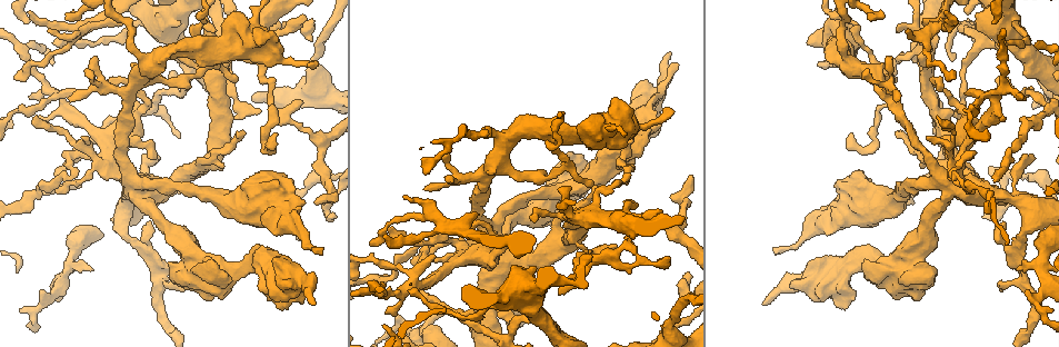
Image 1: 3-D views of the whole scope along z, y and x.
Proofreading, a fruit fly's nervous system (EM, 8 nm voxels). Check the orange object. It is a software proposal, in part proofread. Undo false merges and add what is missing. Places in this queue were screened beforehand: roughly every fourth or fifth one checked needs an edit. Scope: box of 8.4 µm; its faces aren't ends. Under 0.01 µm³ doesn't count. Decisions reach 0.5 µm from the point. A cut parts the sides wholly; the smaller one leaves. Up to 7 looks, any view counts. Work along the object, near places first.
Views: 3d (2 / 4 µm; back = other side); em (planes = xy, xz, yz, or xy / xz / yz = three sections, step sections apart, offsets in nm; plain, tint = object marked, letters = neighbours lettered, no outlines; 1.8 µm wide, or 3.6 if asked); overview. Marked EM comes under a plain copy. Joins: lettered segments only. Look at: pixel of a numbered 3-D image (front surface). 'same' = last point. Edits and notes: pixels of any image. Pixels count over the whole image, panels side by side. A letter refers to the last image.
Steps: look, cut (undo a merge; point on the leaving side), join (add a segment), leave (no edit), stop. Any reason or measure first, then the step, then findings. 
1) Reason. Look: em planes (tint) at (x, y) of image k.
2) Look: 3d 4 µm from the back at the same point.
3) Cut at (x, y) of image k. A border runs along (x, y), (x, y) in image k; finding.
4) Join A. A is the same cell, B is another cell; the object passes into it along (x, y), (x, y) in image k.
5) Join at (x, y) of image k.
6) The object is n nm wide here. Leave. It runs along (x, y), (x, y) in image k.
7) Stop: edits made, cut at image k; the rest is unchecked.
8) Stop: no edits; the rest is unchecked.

Tapers out. Look: em xy step 16 (letters) at (148, 222) of image 1.

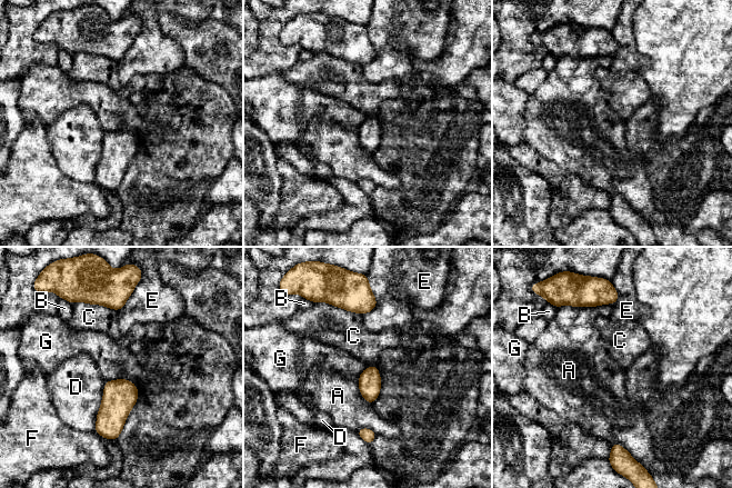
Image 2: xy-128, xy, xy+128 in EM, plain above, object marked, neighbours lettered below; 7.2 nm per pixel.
Leave. A, B, C, D, E, F and G are other cells; a border runs along (107, 380), (128, 379), (137, 388) in image 2; none of them fits.

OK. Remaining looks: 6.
Sharp bend. Look: em planes (letters) at (81, 180) of image 1.

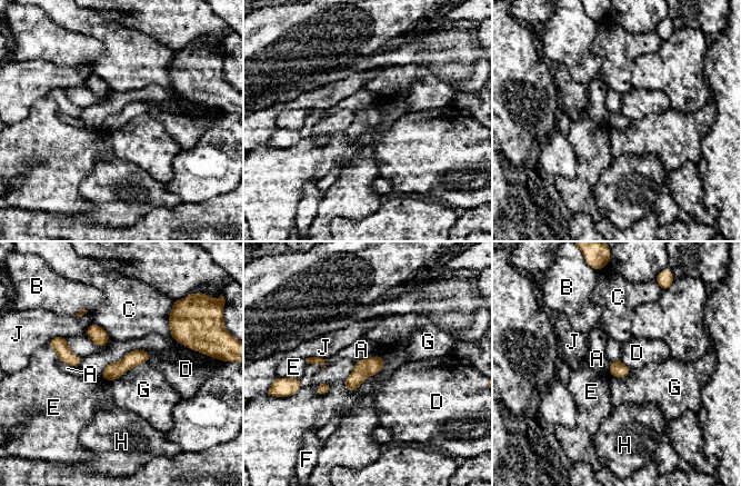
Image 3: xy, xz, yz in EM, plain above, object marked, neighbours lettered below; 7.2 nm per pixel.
The longest contact is with G, 300 nm. Leave. A, B, C, D, E, F, G, H and J are other cells; it runs along (146, 353), (104, 374) in image 3; continuous, no second neuron.

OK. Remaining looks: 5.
Branch point. Look: em planes (letters) at (219, 118) of image 1.

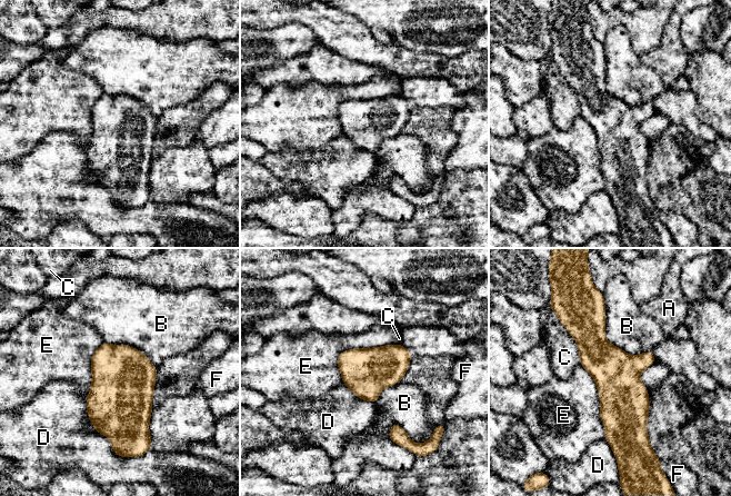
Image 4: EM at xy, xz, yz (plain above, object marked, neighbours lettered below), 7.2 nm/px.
The longest contact is with B, 550 nm. Leave. A, B, C, D, E and F are other cells; a border runs along (602, 296), (604, 337), (652, 353) in image 4; continuous, no second neuron.

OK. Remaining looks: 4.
Stop: no edits; the rest is unchecked.

